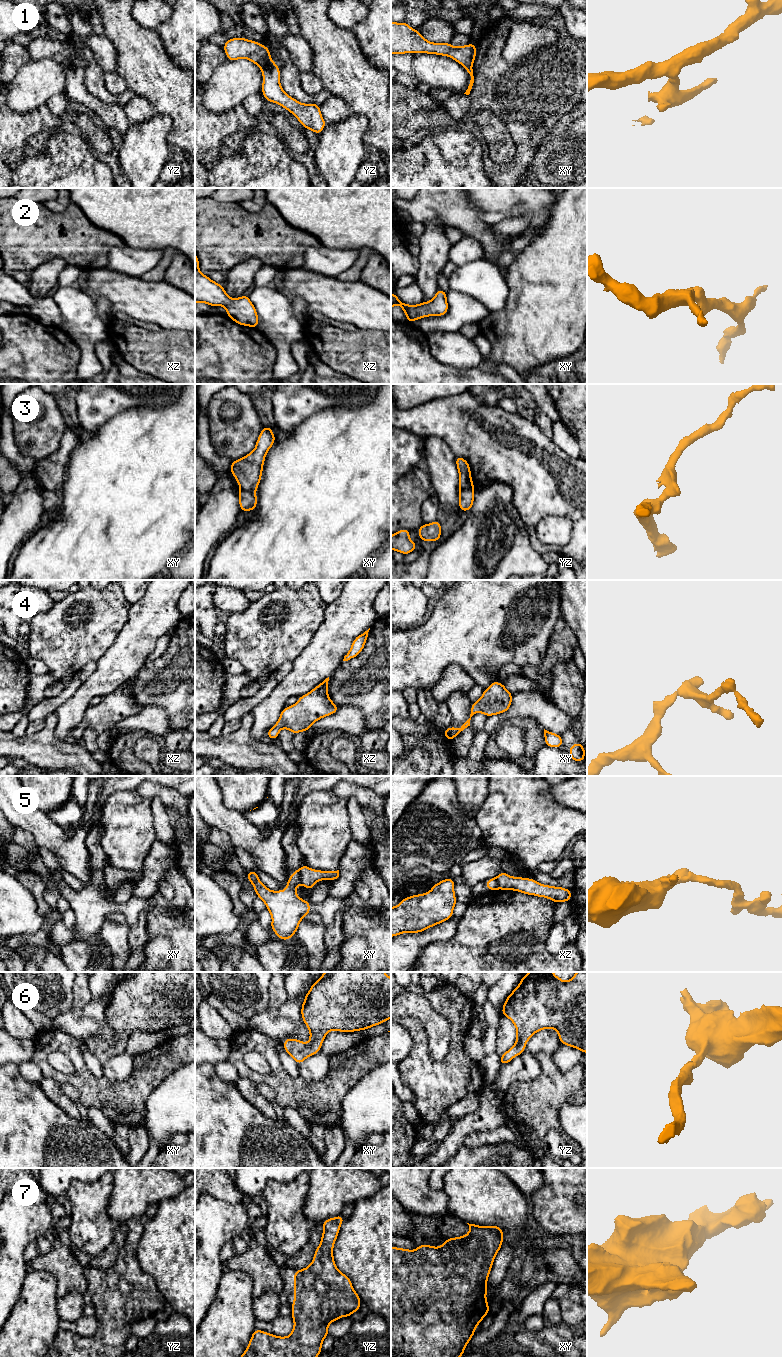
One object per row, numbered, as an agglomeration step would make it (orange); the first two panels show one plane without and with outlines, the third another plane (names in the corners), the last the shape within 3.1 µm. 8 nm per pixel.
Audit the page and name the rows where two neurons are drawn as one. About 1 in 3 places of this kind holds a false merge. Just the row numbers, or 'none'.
1, 3, 5

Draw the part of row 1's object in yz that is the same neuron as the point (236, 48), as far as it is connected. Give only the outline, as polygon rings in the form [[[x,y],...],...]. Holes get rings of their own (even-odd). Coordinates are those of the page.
[[[246,38],[228,39],[223,46],[228,60],[245,58],[260,68],[271,61],[270,50],[256,41]]]

